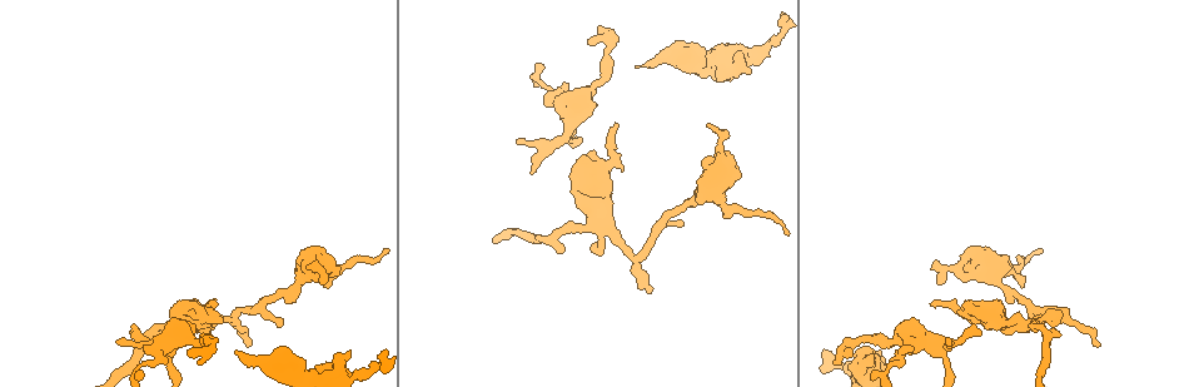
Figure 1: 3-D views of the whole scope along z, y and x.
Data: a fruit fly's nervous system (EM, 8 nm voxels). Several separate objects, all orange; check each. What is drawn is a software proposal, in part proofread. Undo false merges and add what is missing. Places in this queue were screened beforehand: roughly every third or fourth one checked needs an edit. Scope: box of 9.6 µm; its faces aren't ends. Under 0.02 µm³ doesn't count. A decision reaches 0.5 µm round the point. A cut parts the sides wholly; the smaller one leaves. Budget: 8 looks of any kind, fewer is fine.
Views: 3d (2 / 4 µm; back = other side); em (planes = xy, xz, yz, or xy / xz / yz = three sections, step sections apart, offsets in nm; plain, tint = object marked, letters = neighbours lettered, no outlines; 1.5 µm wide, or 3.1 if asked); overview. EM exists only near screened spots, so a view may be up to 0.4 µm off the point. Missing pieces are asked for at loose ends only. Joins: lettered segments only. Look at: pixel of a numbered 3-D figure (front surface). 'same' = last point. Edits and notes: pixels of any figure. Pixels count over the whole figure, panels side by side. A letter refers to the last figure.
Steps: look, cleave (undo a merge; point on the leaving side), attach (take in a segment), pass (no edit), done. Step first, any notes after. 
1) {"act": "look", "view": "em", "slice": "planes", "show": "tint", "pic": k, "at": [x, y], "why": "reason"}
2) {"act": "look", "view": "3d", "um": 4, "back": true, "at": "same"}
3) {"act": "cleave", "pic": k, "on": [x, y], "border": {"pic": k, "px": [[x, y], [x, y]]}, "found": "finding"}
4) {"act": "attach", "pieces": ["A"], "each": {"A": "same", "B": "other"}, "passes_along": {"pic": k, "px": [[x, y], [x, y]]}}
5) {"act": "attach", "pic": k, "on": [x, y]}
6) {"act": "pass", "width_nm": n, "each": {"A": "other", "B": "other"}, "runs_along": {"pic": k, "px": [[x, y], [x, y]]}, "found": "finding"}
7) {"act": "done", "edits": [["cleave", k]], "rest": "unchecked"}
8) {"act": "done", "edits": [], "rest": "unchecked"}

{"act": "look", "view": "3d", "um": 2, "pic": 1, "at": [346, 353], "why": "stops while still wide"}

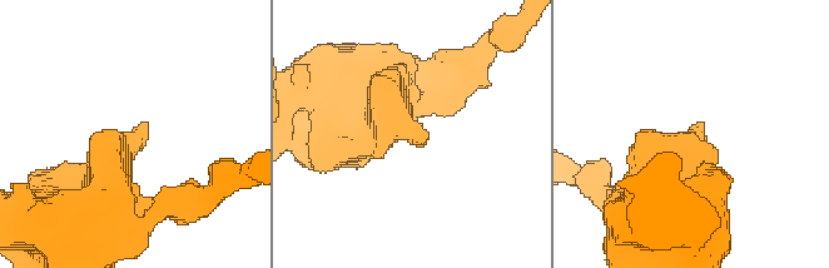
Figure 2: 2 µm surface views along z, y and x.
{"act": "look", "view": "em", "slice": "planes", "show": "letters", "pic": 2, "at": [140, 124]}

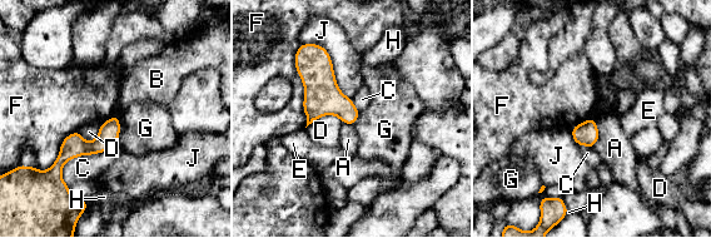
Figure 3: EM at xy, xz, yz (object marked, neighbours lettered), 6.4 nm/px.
{"act": "pass", "each": {"A": "other", "B": "other", "C": "other", "D": "other", "E": "other", "F": "other", "G": "other", "H": "other", "J": "other"}, "border": {"pic": 3, "px": [[294, 55], [303, 85], [306, 127]]}, "found": "no lettered segment goes on from it"}

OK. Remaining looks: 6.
{"act": "look", "view": "em", "slice": "xz", "step": 4, "show": "tint", "pic": 1, "at": [1098, 343], "why": "thin end"}

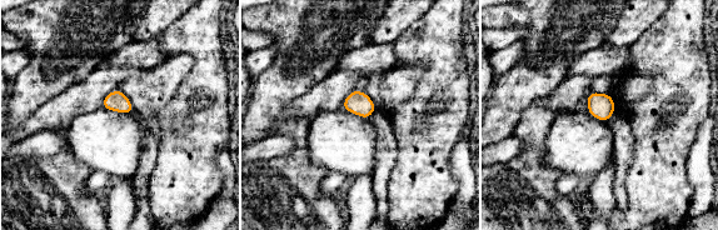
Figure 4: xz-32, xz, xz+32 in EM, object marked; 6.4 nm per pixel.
{"act": "look", "view": "em", "slice": "planes", "show": "letters", "at": "same"}

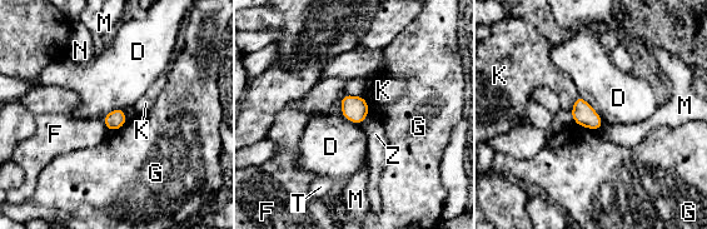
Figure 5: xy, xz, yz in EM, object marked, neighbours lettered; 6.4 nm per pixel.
{"act": "pass", "each": {"D": "other", "F": "other", "G": "other", "K": "other", "M": "other", "N": "other", "T": "other", "Z": "other"}, "border": {"pic": 5, "px": [[578, 94], [603, 122]]}, "found": "none of them fits"}

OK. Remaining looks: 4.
{"act": "look", "view": "3d", "um": 2, "back": true, "pic": 1, "at": [535, 79], "why": "sharp bend"}

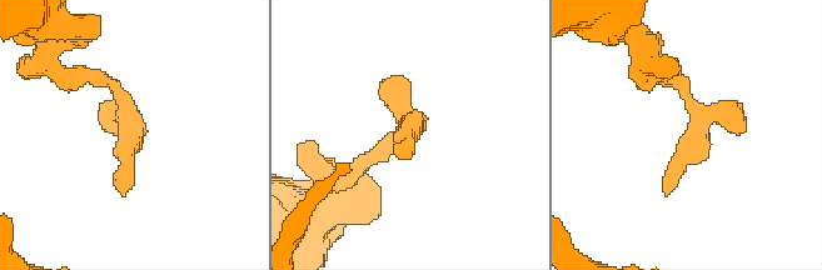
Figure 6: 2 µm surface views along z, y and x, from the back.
{"act": "look", "view": "em", "slice": "xz", "step": 4, "show": "tint", "pic": 6, "at": [121, 107]}

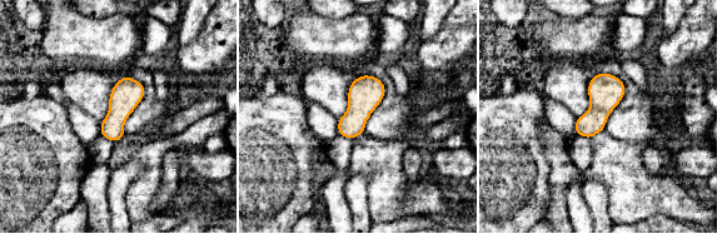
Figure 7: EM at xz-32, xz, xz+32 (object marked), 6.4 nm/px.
{"act": "look", "view": "em", "slice": "planes", "show": "letters", "at": "same"}

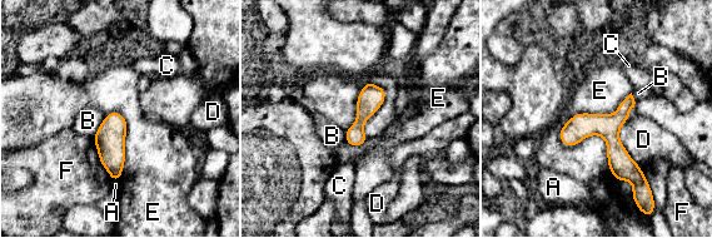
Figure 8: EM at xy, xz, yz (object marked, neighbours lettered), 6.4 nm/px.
{"act": "pass", "width_nm": 160, "longest_contact_nm": ["E", 600], "each": {"A": "other", "B": "other", "C": "other", "D": "other", "E": "other", "F": "other"}, "found": "continuous, no second cell"}

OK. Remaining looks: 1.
{"act": "done", "edits": [], "rest": "unchecked"}

